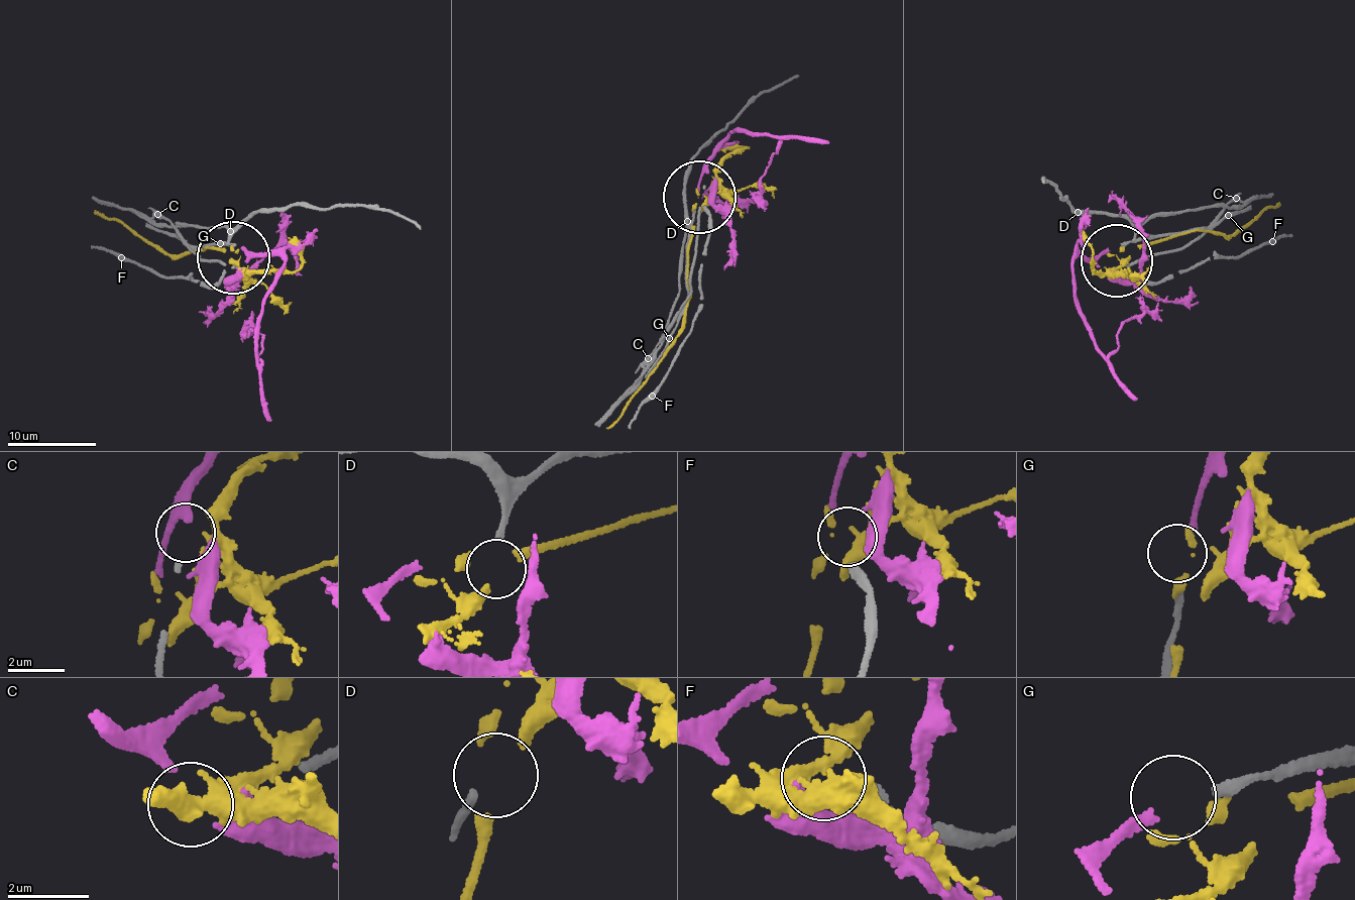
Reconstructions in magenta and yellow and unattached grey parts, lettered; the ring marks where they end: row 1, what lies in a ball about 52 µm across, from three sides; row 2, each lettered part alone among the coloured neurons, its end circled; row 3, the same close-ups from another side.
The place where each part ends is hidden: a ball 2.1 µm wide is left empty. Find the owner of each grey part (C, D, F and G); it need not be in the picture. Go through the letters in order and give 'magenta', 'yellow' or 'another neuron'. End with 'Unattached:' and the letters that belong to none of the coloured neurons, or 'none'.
C: another neuron
D: another neuron
F: another neuron
G: magenta
Unattached: C, D, F

